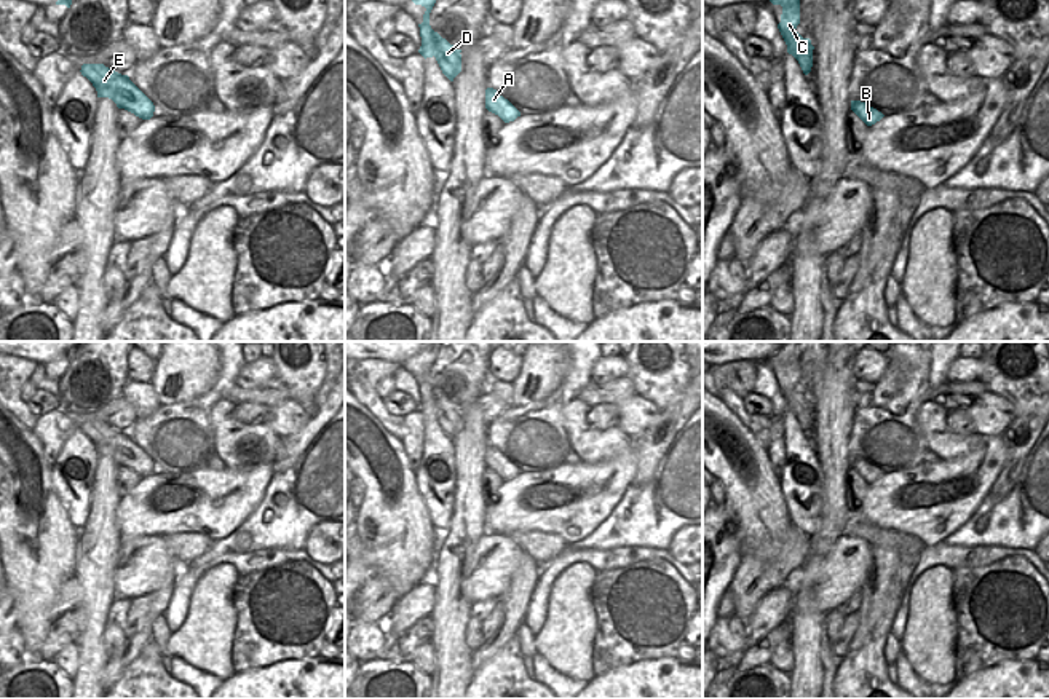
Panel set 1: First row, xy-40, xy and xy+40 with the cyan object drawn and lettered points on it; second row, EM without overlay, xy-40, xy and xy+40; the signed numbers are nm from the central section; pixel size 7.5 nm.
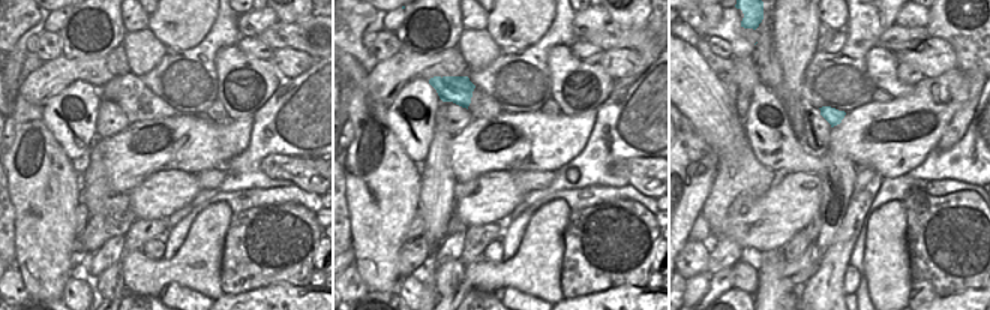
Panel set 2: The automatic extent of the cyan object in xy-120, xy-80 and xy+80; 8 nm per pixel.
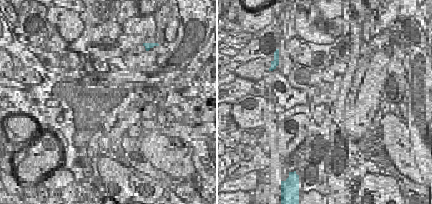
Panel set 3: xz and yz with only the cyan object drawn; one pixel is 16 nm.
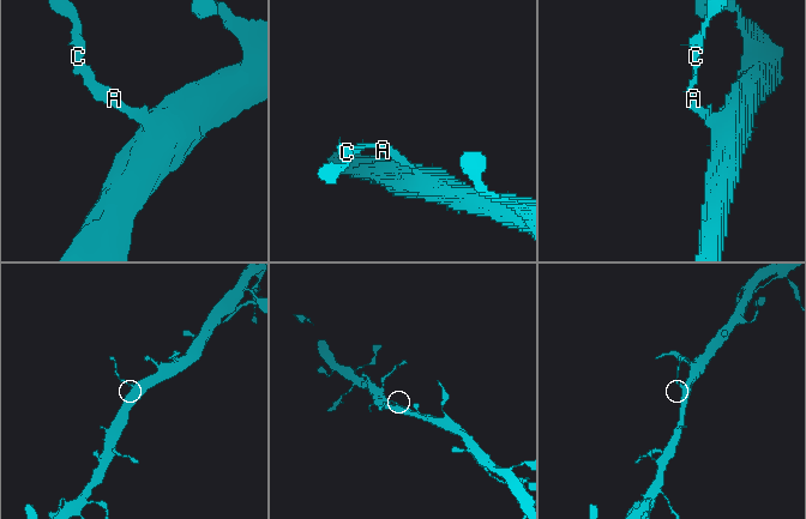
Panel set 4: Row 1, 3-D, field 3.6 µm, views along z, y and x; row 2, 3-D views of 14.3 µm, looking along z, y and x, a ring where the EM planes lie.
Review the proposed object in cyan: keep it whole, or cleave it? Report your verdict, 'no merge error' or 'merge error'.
merge error

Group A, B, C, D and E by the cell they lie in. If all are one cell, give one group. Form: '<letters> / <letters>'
A B E / C D

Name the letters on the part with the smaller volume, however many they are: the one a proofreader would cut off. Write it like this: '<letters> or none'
C, D

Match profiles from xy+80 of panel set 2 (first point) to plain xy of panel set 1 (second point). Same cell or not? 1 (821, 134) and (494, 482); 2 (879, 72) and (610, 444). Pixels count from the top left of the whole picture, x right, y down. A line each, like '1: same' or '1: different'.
1: same
2: same

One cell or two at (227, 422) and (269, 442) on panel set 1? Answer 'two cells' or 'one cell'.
one cell

